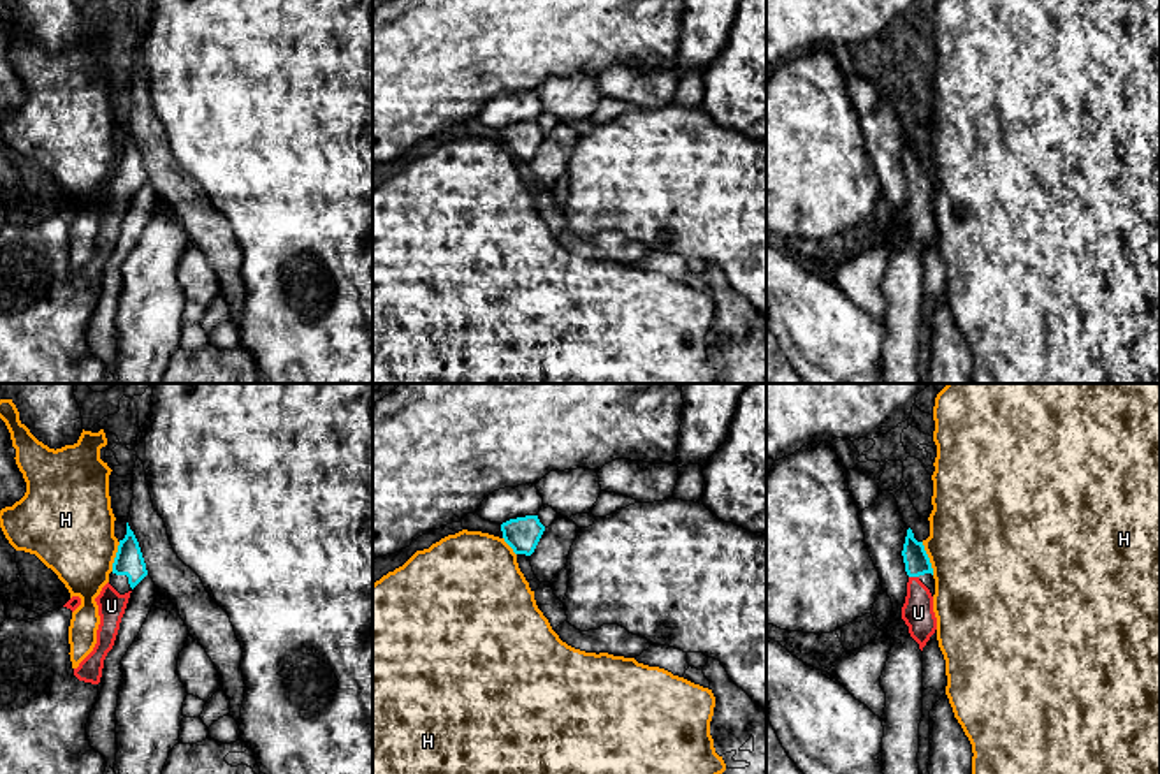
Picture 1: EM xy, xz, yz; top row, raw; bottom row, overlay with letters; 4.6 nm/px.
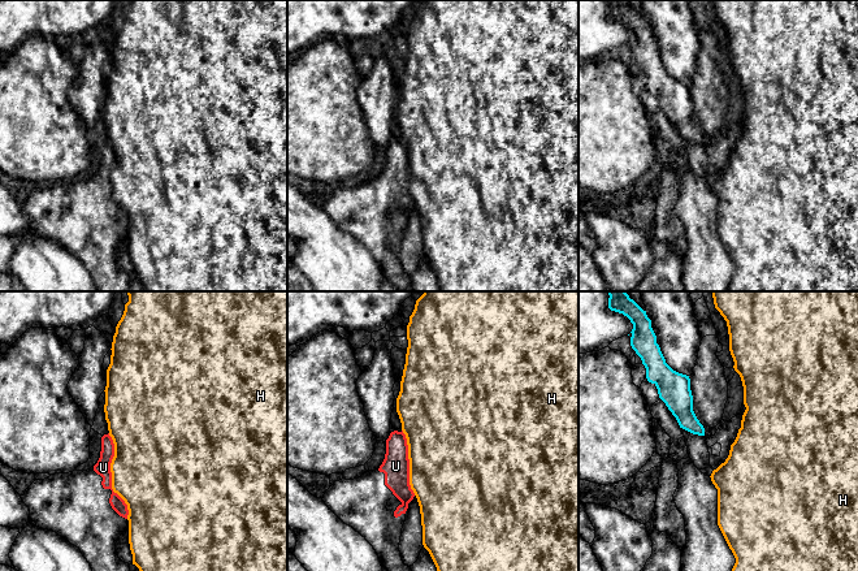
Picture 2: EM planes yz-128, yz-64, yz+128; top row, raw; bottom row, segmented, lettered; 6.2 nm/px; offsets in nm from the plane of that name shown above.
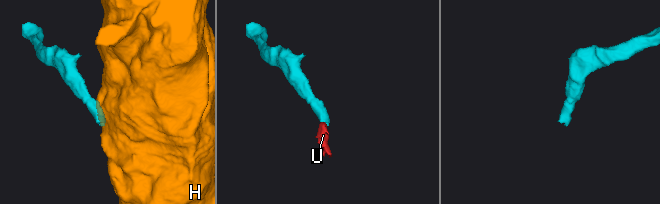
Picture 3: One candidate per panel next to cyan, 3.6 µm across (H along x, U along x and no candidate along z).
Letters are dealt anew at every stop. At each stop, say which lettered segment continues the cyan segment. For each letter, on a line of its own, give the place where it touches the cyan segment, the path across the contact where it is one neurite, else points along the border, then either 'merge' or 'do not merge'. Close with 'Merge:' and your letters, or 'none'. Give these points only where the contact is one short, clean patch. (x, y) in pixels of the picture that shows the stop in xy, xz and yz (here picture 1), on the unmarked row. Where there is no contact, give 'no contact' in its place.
H: yz (928, 164) | along yz (921, 148), (934, 180) | do not merge
U: yz (914, 182) | across yz (916, 166), (914, 182), (918, 219) | merge
Merge: U

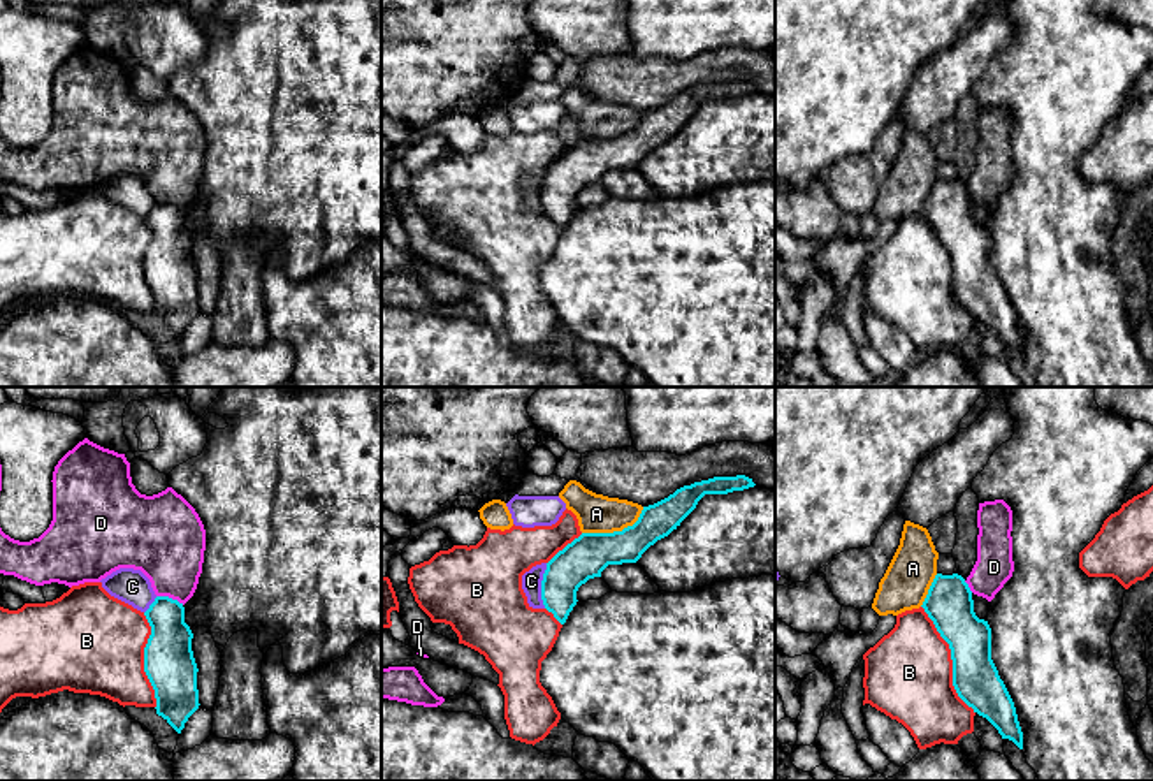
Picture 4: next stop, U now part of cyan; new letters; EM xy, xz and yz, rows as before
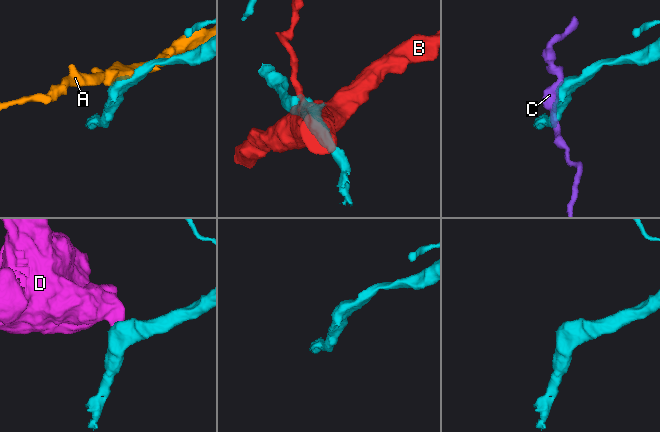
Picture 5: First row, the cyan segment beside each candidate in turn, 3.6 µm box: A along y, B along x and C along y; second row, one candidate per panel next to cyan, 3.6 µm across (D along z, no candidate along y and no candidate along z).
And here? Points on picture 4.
A: xz (616, 138) | do not merge
B: yz (951, 264) | do not merge
C: xz (542, 192) | along xz (547, 169), (542, 180), (543, 213) | do not merge
D: xy (171, 204) | along xy (157, 201), (167, 201), (183, 210) | do not merge
Merge: none

